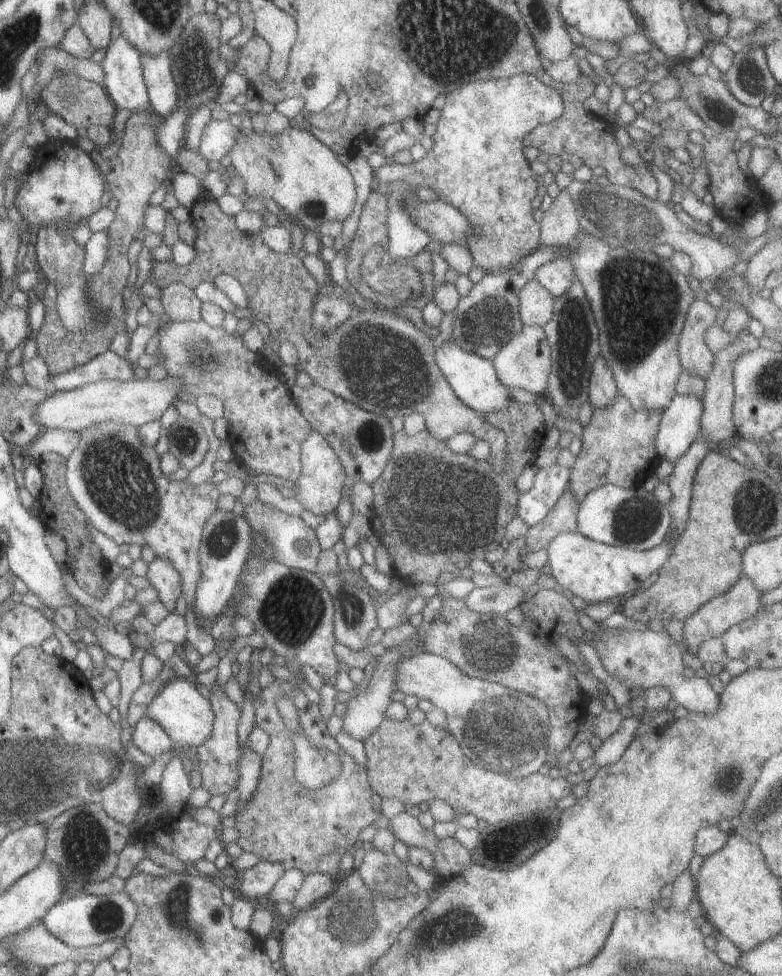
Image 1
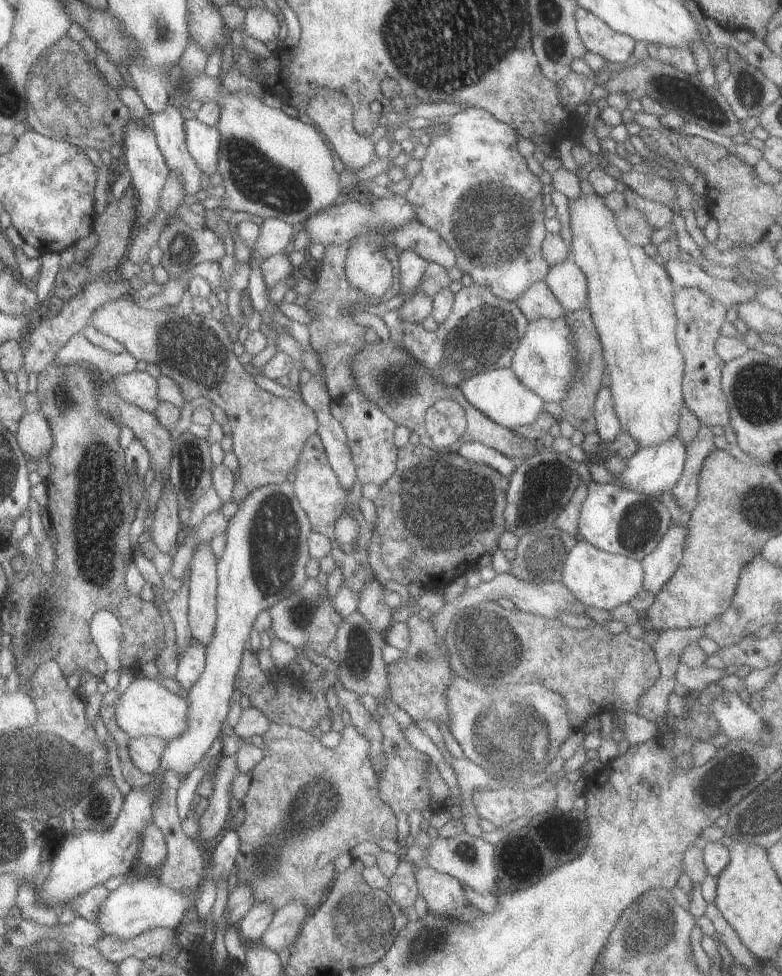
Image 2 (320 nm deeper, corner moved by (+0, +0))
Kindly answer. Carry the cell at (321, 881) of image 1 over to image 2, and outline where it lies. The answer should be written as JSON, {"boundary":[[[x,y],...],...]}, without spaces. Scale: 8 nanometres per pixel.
{"boundary":[[[297,901],[283,905],[280,909],[275,910],[267,928],[257,942],[263,948],[276,954],[285,948],[289,949],[307,915],[306,908]]]}

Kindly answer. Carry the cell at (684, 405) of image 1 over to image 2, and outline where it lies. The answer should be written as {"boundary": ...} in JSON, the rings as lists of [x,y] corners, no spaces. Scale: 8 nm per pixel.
{"boundary":[[[675,435],[664,443],[639,447],[627,460],[624,460],[623,469],[619,474],[614,475],[615,480],[624,489],[663,499],[679,480],[685,455],[686,448]]]}

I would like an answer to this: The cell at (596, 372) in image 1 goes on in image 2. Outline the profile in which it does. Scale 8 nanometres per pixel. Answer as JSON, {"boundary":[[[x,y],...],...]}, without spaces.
{"boundary":[[[601,386],[597,391],[592,411],[596,426],[594,431],[598,434],[600,440],[608,443],[615,439],[616,434],[620,431],[620,426],[612,407],[610,390],[607,387]]]}

